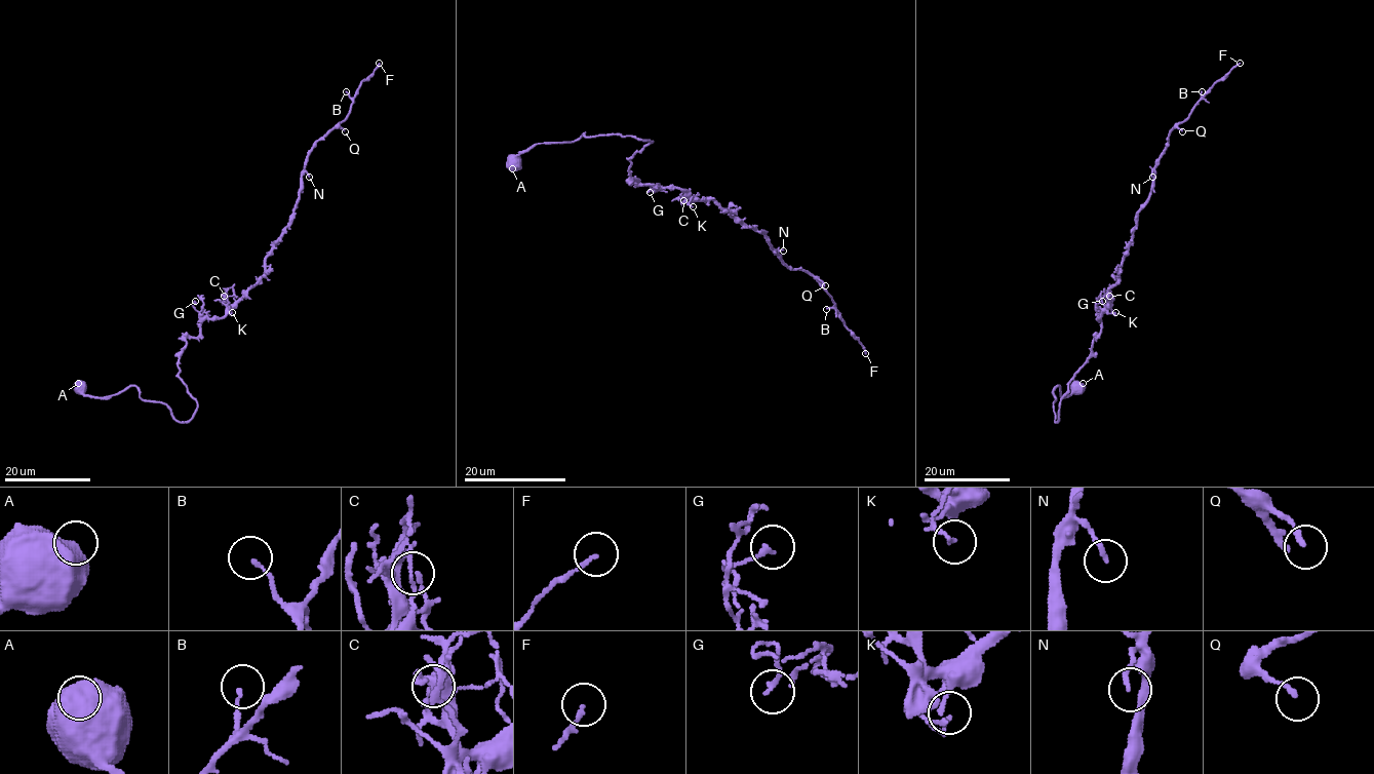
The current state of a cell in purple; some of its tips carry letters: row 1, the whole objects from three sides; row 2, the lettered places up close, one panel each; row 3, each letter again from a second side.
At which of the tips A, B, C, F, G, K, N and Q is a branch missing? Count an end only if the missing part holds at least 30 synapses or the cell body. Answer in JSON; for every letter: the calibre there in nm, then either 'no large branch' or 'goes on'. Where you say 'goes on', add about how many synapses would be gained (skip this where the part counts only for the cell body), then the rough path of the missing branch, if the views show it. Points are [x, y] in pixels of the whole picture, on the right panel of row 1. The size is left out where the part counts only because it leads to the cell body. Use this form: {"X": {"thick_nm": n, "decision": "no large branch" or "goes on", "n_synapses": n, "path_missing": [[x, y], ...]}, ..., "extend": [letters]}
{"A": {"thick_nm": 900, "decision": "no large branch"}, "B": {"thick_nm": 110, "decision": "no large branch"}, "C": {"thick_nm": 150, "decision": "no large branch"}, "F": {"thick_nm": 140, "decision": "no large branch"}, "G": {"thick_nm": 160, "decision": "no large branch"}, "K": {"thick_nm": 100, "decision": "no large branch"}, "N": {"thick_nm": 140, "decision": "no large branch"}, "Q": {"thick_nm": 170, "decision": "no large branch"}, "extend": []}

